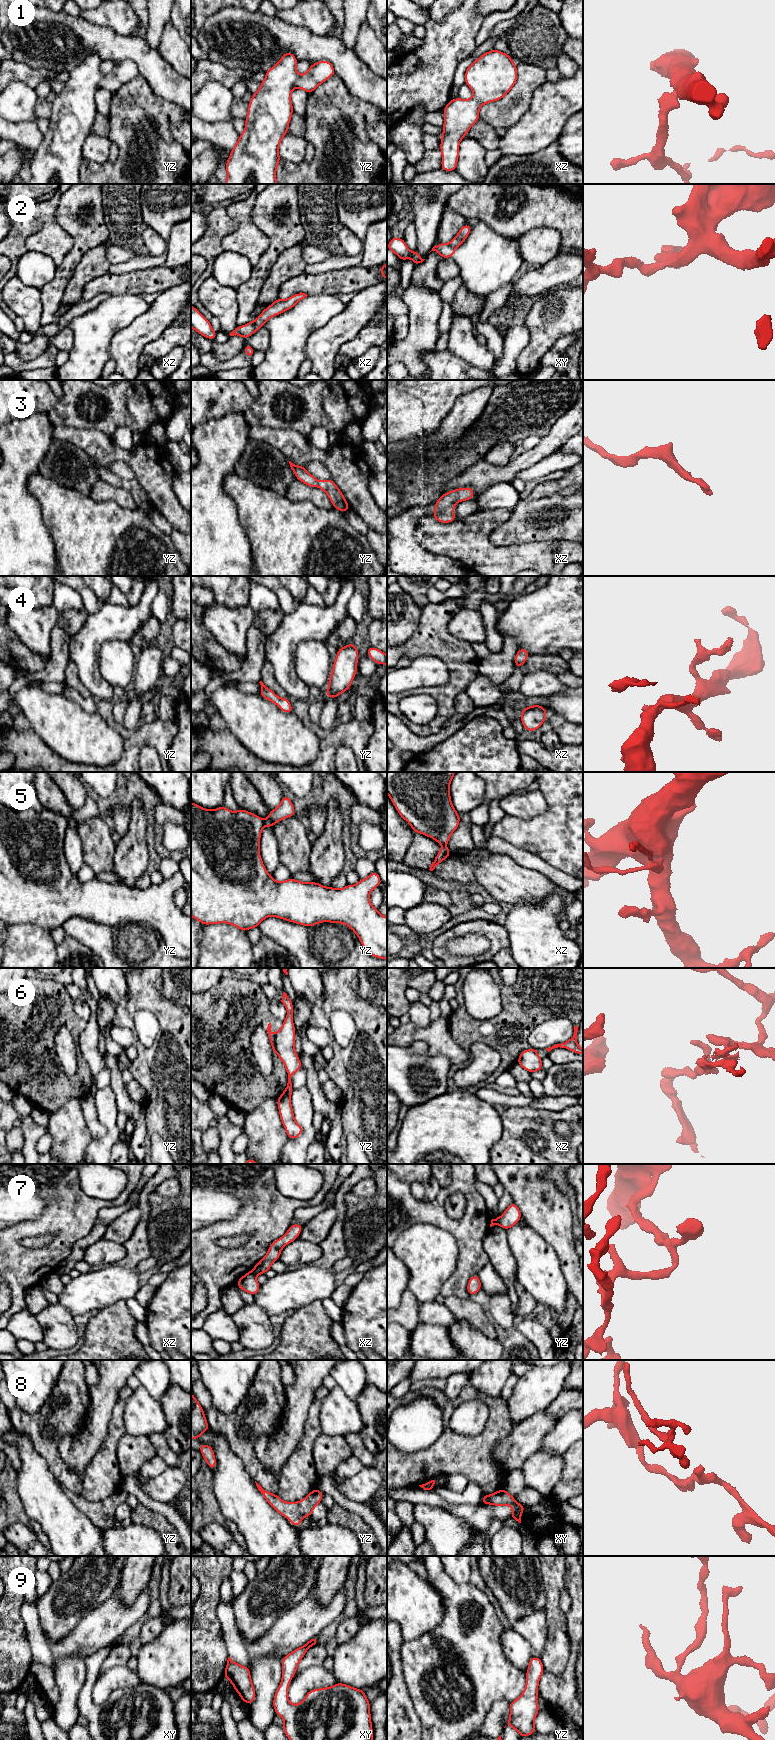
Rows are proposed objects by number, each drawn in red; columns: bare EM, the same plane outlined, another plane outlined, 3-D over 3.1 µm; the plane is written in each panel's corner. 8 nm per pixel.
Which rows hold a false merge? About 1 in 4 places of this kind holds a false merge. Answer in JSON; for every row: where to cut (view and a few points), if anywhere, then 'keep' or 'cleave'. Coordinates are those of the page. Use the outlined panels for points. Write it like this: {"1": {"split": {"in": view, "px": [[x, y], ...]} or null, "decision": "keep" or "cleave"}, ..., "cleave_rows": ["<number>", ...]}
{"1": {"split": null, "decision": "keep"}, "2": {"split": {"in": "xz", "px": [[253, 322], [255, 330]]}, "decision": "cleave"}, "3": {"split": null, "decision": "keep"}, "4": {"split": null, "decision": "keep"}, "5": {"split": {"in": "yz", "px": [[264, 821], [265, 824]]}, "decision": "cleave"}, "6": {"split": {"in": "yz", "px": [[274, 1034], [274, 1048], [277, 1053]]}, "decision": "cleave"}, "7": {"split": {"in": "xz", "px": [[252, 1270], [255, 1275]]}, "decision": "cleave"}, "8": {"split": null, "decision": "keep"}, "9": {"split": null, "decision": "keep"}, "cleave_rows": ["2", "5", "6", "7"]}

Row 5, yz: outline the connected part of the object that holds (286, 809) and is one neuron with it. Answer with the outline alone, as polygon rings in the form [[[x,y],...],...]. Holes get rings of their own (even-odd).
[[[283,795],[280,805],[271,810],[269,816],[265,820],[265,825],[273,828],[273,826],[282,819],[295,816],[295,809],[289,797]]]

